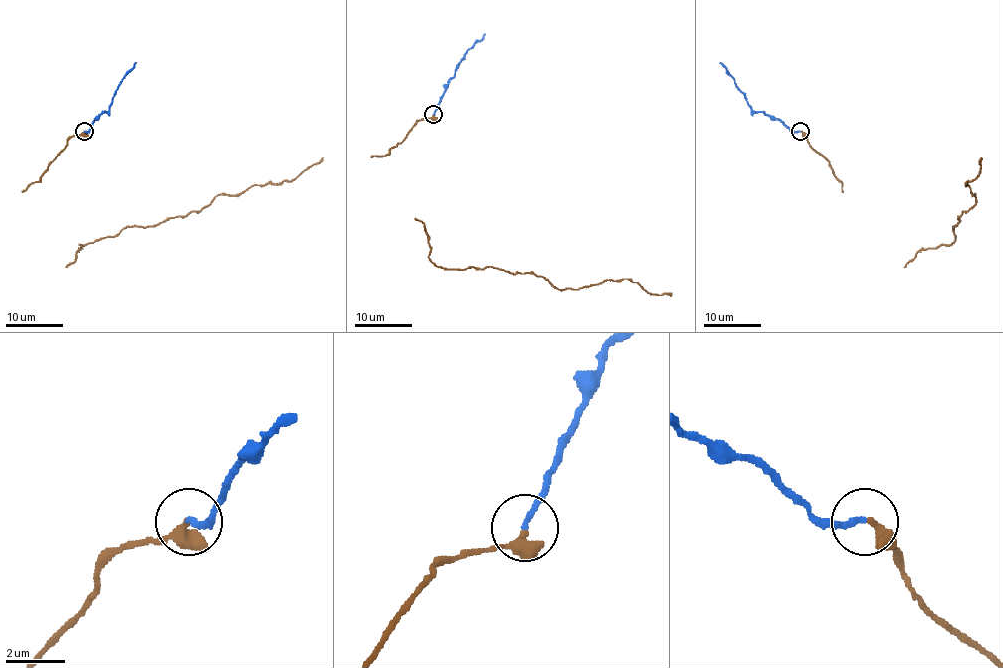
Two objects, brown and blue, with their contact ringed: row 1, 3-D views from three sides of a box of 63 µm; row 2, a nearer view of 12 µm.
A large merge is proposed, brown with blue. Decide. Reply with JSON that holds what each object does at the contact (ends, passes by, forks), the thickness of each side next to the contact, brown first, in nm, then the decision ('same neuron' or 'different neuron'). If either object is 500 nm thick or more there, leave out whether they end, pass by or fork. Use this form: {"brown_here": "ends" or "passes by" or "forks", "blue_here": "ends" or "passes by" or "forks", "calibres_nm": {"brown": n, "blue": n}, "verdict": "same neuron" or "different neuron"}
{"brown_here": "passes by", "blue_here": "ends", "calibres_nm": {"brown": 280, "blue": 190}, "verdict": "same neuron"}

